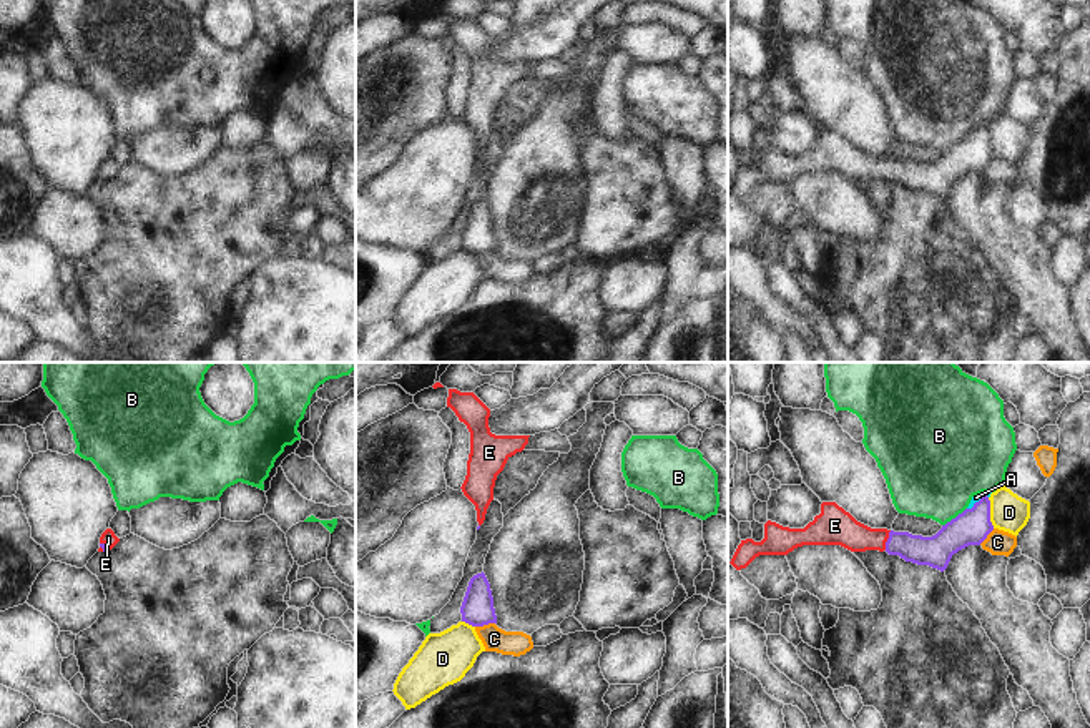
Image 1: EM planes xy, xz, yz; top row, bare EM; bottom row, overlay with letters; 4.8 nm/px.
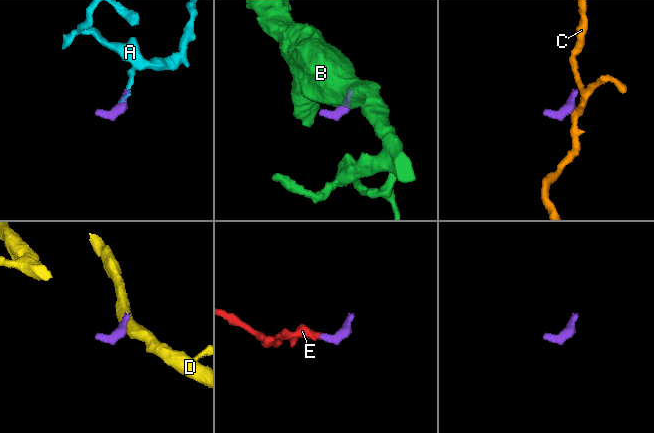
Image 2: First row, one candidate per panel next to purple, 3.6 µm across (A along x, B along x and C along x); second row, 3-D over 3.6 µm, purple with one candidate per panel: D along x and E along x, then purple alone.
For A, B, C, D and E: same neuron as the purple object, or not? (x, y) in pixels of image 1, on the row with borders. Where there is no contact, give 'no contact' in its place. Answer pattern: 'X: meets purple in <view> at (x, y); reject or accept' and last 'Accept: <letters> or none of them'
A: meets purple in yz at (979, 501); accept
B: meets purple in yz at (956, 517); reject
C: meets purple in xz at (484, 624); reject
D: meets purple in yz at (989, 512); reject
E: meets purple in yz at (888, 541); accept
Accept: A, E

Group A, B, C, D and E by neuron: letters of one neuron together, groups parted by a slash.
A E / B / C / D

